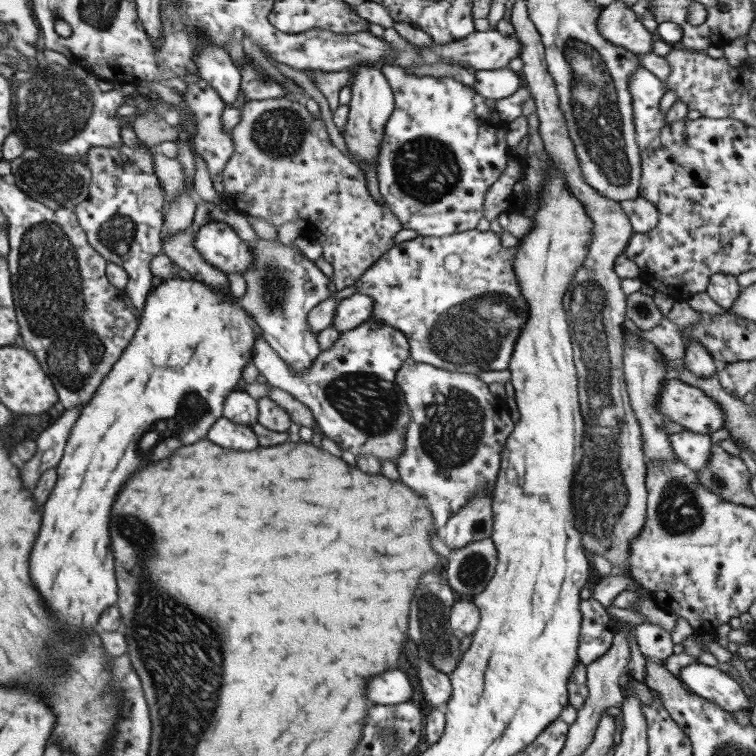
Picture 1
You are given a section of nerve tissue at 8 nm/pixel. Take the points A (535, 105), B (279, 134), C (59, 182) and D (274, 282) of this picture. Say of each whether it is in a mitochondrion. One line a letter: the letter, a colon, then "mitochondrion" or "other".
A: other
B: mitochondrion
C: mitochondrion
D: mitochondrion

